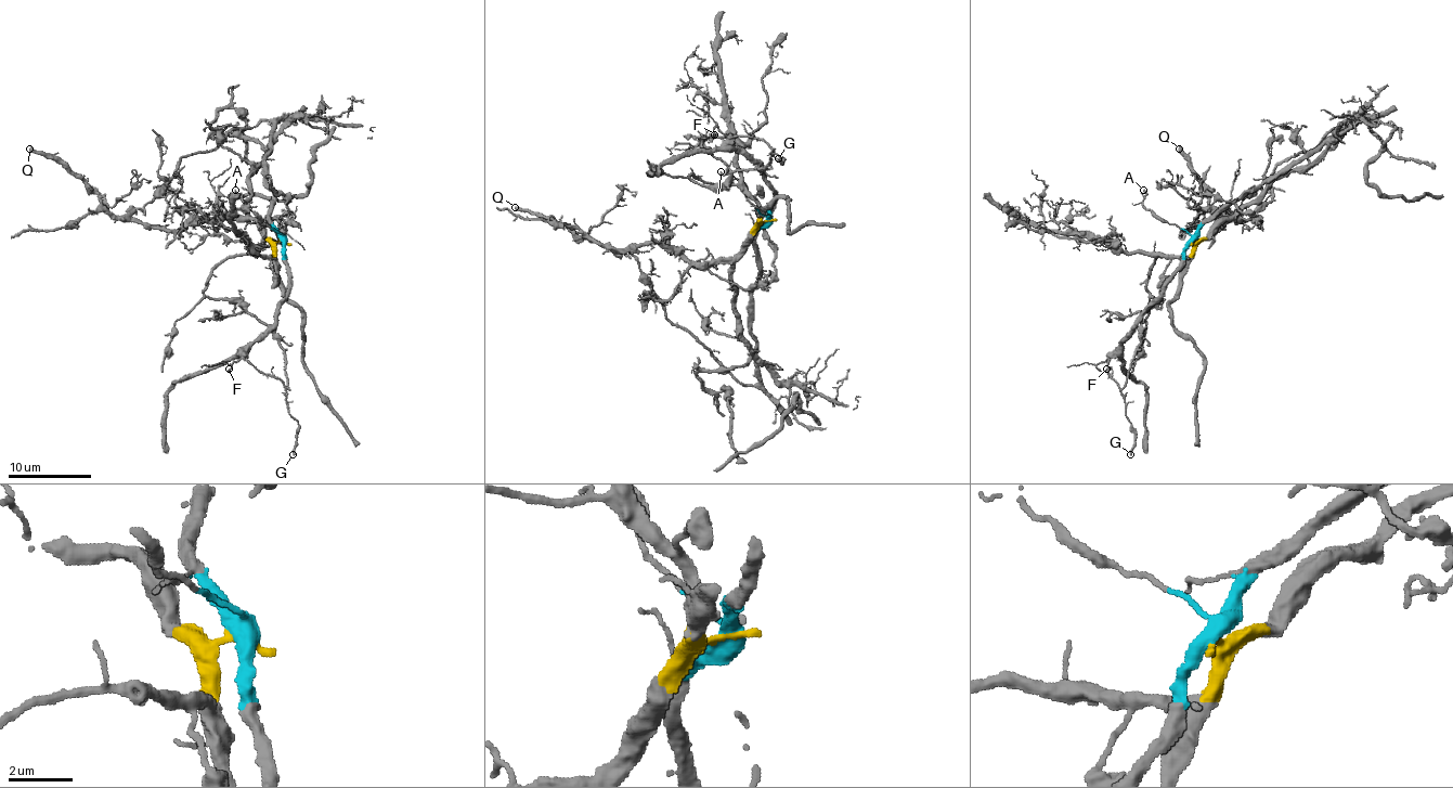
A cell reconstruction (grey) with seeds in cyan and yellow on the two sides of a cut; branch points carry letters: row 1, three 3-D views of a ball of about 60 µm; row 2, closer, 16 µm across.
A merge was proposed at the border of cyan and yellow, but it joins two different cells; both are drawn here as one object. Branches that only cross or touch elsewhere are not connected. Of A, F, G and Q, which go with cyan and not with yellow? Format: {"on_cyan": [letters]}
{"on_cyan": ["A", "F", "G"]}

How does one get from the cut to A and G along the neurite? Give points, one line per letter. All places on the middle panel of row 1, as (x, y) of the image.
A: (767, 220), (747, 197), (747, 189), (730, 172), (719, 172)
G: (767, 220), (774, 189), (763, 178), (763, 170), (733, 143), (733, 139), (755, 137), (785, 159), (778, 157)

